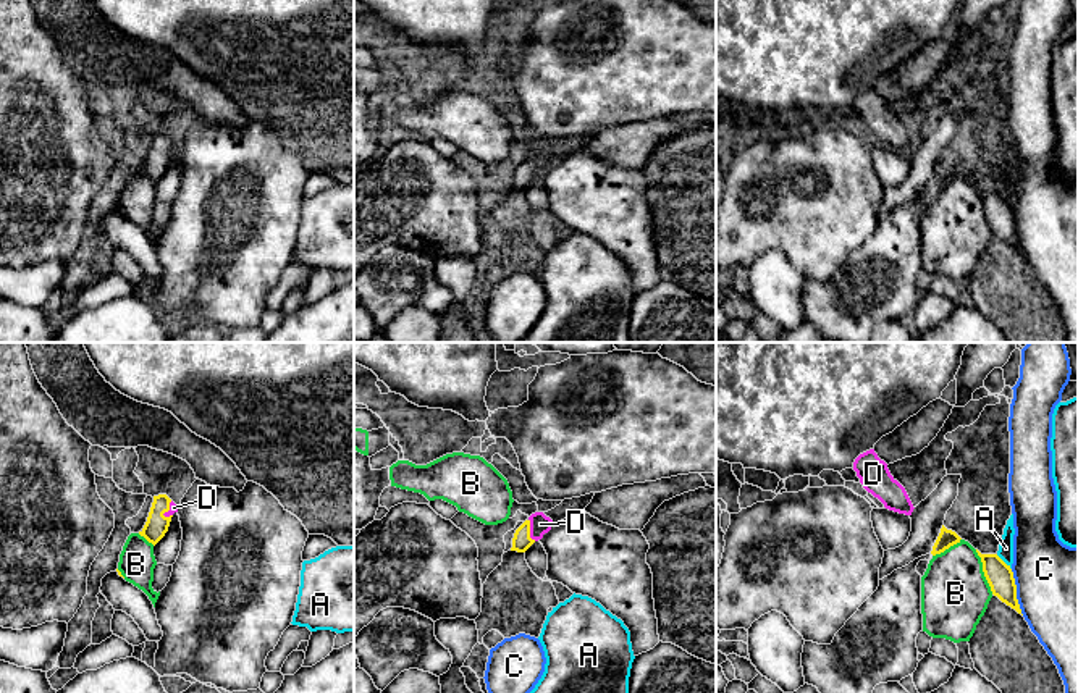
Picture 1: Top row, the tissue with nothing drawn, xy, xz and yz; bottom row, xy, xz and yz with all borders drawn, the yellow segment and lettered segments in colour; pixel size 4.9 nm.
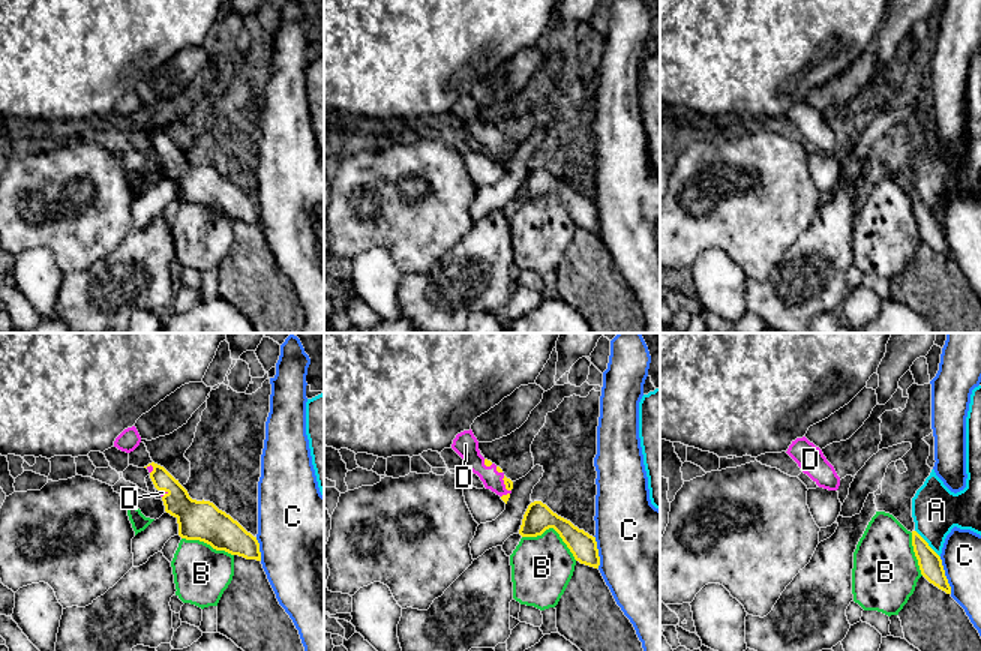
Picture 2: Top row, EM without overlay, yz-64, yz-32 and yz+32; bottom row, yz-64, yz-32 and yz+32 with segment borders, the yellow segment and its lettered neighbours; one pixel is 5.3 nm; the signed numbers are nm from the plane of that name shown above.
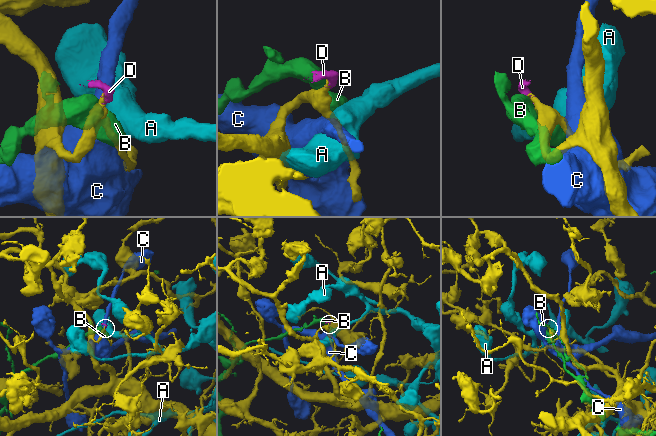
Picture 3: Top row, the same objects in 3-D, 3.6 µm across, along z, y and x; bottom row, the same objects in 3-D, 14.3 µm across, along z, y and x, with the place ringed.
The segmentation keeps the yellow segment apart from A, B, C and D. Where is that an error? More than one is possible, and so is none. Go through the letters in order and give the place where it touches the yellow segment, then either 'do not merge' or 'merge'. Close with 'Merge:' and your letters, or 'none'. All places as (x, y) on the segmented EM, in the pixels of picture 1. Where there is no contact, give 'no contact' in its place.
A: contact yz (1004, 562); do not merge
B: contact yz (983, 571); do not merge
C: contact yz (1015, 592); do not merge
D: contact xz (529, 530); merge
Merge: D

